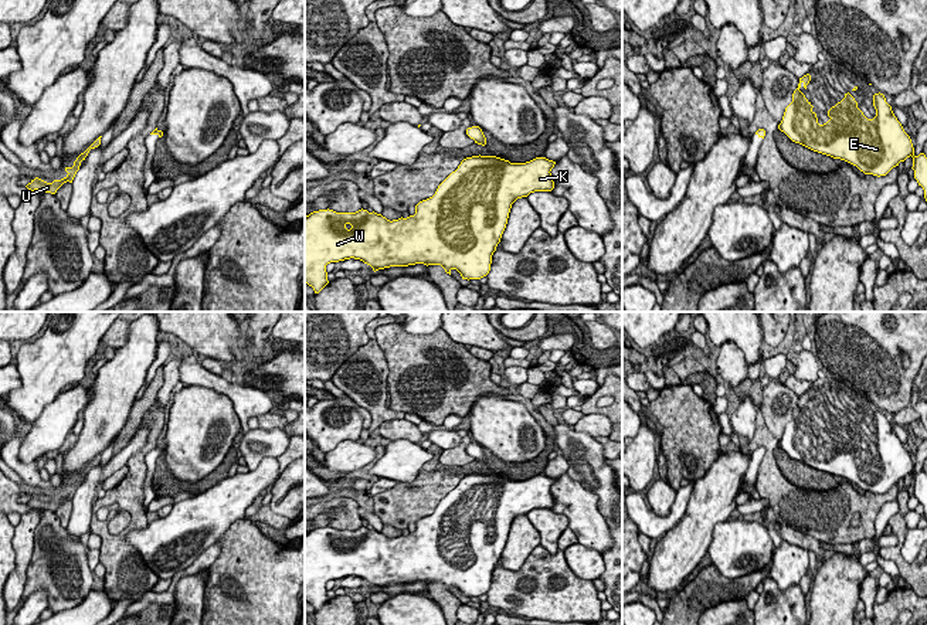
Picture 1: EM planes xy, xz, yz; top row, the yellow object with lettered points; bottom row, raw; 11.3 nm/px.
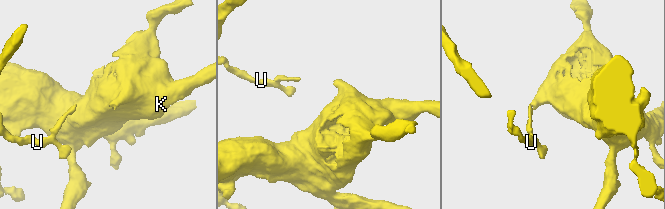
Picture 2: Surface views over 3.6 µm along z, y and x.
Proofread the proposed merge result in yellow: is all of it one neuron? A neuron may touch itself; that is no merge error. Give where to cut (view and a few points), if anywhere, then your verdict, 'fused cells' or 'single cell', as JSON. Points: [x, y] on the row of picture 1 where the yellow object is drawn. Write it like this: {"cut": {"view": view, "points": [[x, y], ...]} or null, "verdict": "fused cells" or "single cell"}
{"cut": null, "verdict": "single cell"}

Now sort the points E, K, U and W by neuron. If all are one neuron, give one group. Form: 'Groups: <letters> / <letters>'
Groups: E K U W

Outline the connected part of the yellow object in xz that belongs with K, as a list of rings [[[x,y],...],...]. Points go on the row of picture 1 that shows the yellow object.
[[[496,156],[466,157],[432,197],[415,205],[414,215],[393,221],[363,208],[356,213],[313,211],[305,217],[305,282],[319,293],[329,283],[326,265],[350,258],[363,261],[374,272],[424,264],[441,265],[449,275],[456,269],[462,279],[481,279],[490,271],[512,204],[534,191],[551,191],[554,164],[546,157],[526,163],[510,163]]]

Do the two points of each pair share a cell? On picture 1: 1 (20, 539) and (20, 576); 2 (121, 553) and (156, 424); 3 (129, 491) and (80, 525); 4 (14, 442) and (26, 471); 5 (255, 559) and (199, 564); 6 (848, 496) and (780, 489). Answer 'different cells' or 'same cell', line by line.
1: same cell
2: same cell
3: different cells
4: same cell
5: different cells
6: same cell

